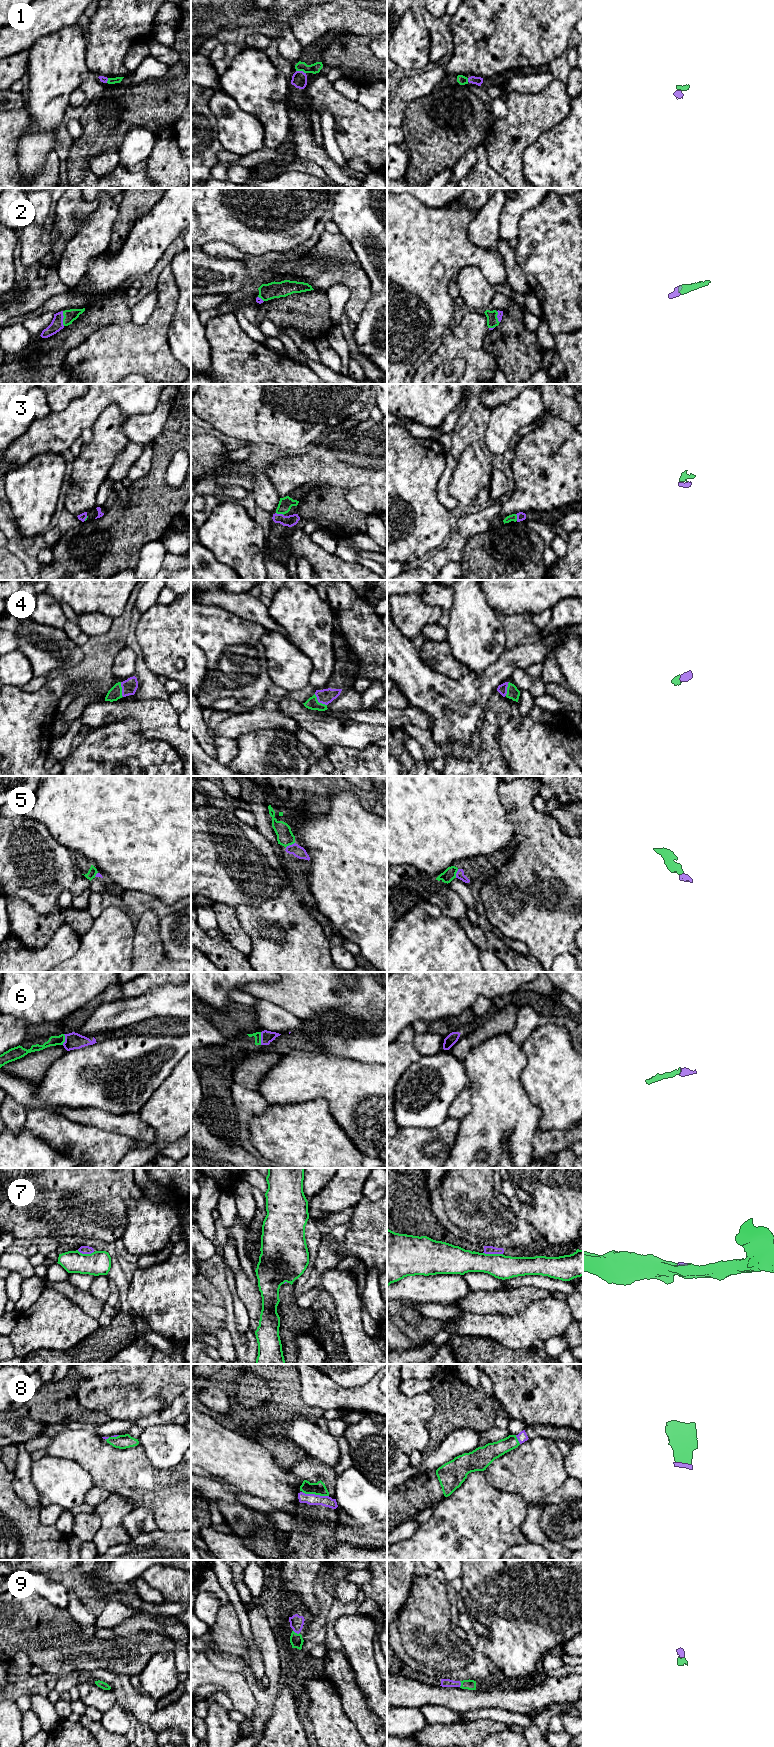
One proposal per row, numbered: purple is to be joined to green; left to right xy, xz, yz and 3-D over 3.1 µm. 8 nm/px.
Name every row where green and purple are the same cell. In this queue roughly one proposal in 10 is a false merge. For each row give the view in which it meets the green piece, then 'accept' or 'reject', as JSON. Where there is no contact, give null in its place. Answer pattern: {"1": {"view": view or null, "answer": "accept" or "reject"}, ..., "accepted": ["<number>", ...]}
{"1": {"view": "xz", "answer": "accept"}, "2": {"view": "xy", "answer": "accept"}, "3": {"view": "xz", "answer": "accept"}, "4": {"view": "xz", "answer": "accept"}, "5": {"view": "xz", "answer": "accept"}, "6": {"view": "xz", "answer": "accept"}, "7": {"view": "yz", "answer": "reject"}, "8": {"view": "xz", "answer": "accept"}, "9": {"view": "xz", "answer": "accept"}, "accepted": ["1", "2", "3", "4", "5", "6", "8", "9"]}

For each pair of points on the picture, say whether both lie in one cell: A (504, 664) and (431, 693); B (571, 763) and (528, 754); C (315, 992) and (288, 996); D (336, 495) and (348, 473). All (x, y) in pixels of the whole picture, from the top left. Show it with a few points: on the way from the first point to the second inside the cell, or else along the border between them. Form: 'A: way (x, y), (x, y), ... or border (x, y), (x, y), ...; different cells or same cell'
A: way (486, 682), (474, 692), (449, 692); same cell
B: way (560, 763), (553, 763), (544, 754), (539, 754); same cell
C: way (308, 992), (295, 992); same cell
D: border (318, 482), (341, 486), (353, 507); different cells

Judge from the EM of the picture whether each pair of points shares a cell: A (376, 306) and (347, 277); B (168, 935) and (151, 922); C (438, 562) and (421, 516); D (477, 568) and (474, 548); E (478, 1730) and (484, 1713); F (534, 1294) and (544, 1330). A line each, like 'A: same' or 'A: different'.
A: different
B: different
C: different
D: same
E: different
F: different

